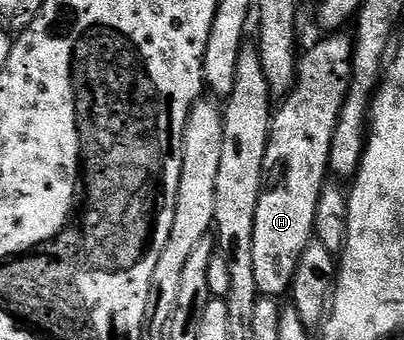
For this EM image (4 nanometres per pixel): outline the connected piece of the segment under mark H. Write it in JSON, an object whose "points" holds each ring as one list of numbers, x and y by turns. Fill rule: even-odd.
{"points":[[330,33,319,43,301,52,298,76,294,88,277,104,270,121,270,140,262,170,262,192,256,205,256,229,252,233,252,262,256,272,256,289,262,297,282,297,294,286,296,265,304,249,314,239,317,205,322,188,328,182,330,169,330,146,340,121,342,106,350,88,354,68,354,40,346,33]]}

